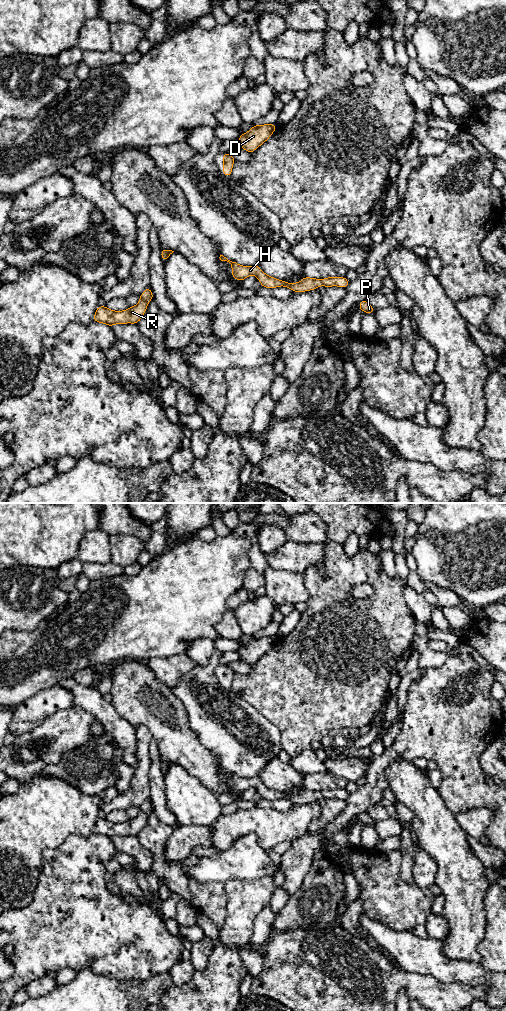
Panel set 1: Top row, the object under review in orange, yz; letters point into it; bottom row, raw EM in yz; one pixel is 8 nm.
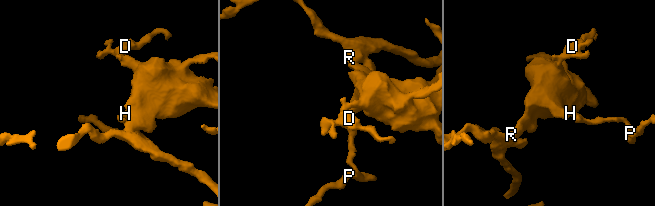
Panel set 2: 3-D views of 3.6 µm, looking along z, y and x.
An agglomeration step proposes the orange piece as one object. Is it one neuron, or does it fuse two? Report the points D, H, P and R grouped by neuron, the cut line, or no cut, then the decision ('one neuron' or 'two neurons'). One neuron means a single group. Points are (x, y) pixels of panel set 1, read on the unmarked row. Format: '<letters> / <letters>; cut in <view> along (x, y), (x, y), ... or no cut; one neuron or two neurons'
D H P R; no cut; one neuron

